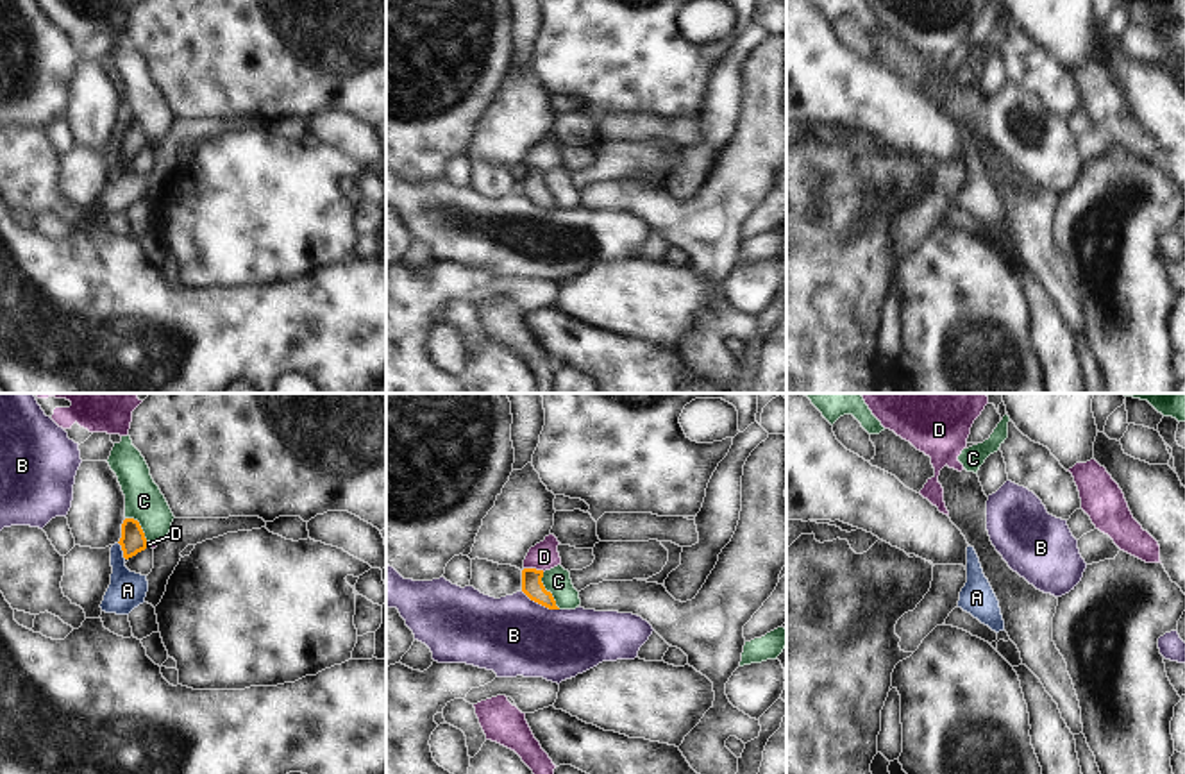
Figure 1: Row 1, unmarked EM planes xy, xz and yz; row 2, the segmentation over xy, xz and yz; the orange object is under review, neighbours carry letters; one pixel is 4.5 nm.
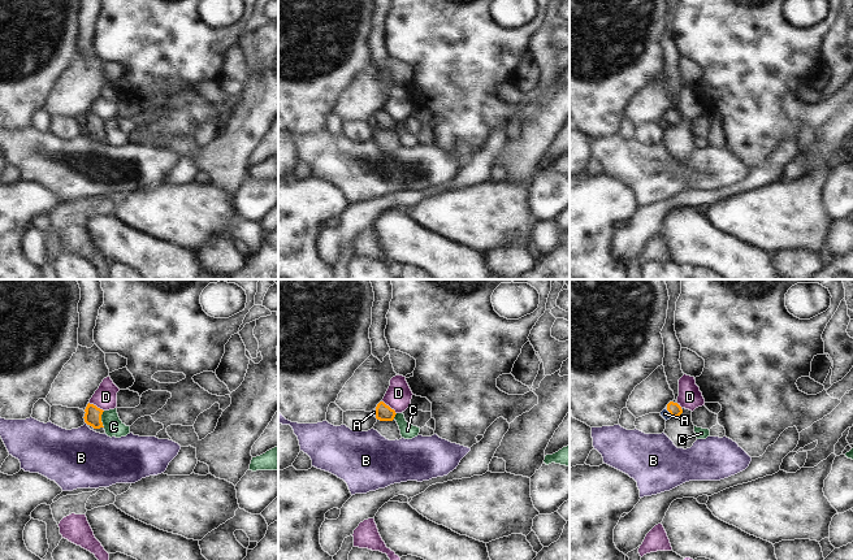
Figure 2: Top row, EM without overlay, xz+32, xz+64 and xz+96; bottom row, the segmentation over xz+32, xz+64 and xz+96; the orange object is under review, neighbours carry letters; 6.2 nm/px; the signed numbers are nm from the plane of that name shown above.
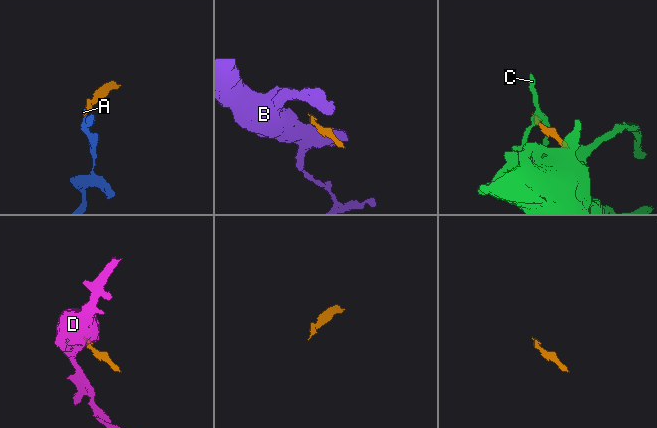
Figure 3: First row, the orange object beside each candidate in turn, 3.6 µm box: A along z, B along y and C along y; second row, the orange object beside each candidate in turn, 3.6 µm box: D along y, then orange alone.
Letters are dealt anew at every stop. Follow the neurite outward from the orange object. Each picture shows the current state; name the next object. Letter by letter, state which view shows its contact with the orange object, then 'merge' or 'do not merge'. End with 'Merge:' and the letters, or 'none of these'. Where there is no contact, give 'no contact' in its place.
A: contact in xy; do not merge
B: contact in xz; do not merge
C: contact in xz; do not merge
D: contact in xz; do not merge
Merge: none of these

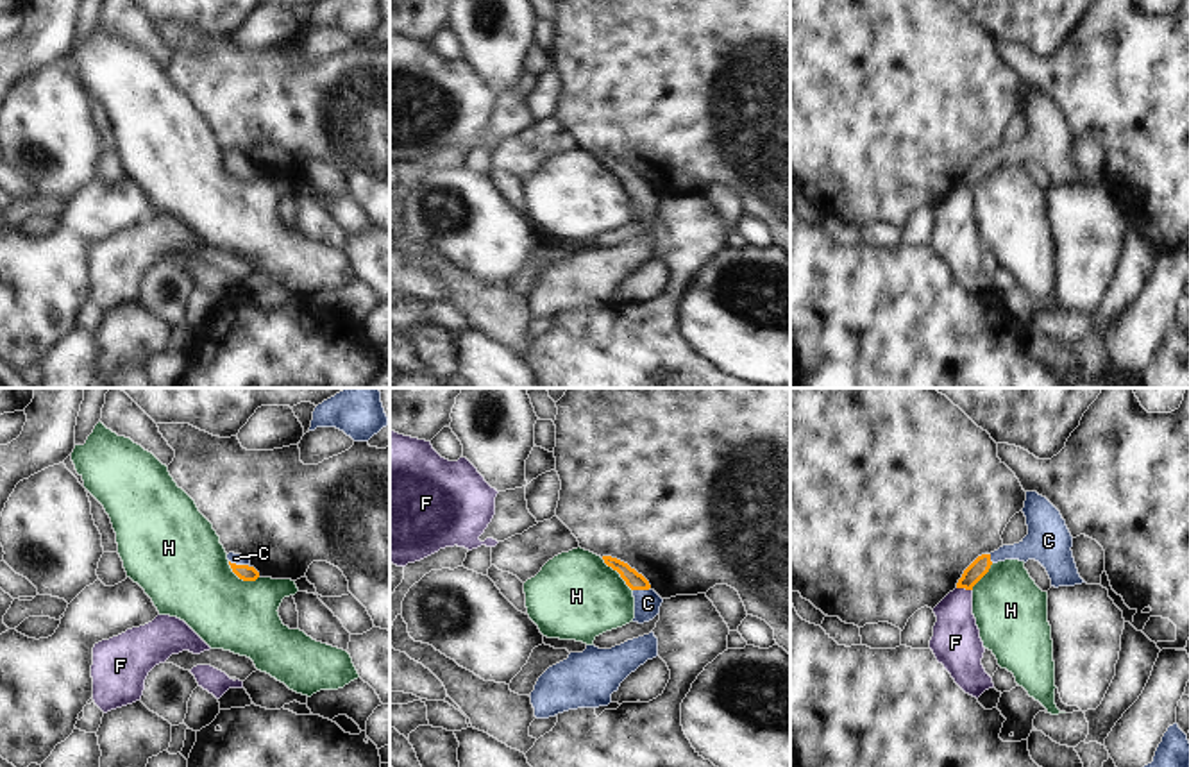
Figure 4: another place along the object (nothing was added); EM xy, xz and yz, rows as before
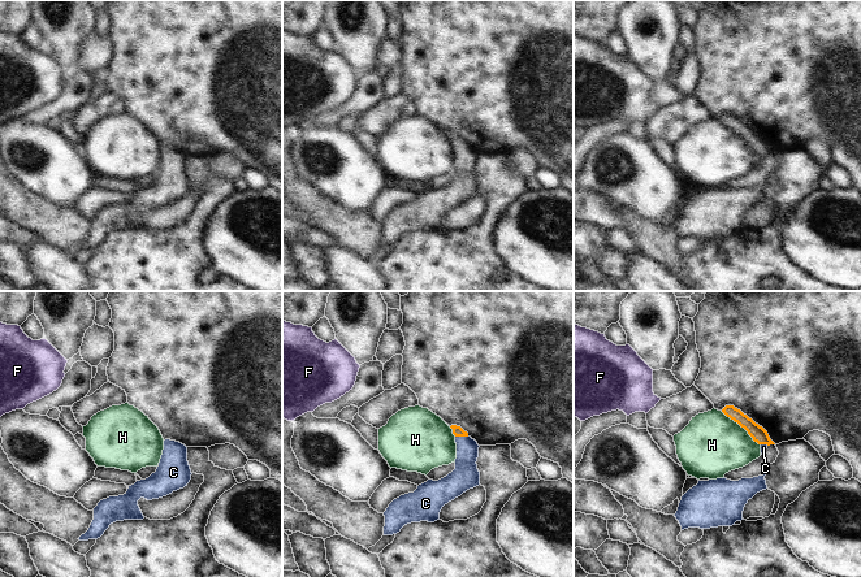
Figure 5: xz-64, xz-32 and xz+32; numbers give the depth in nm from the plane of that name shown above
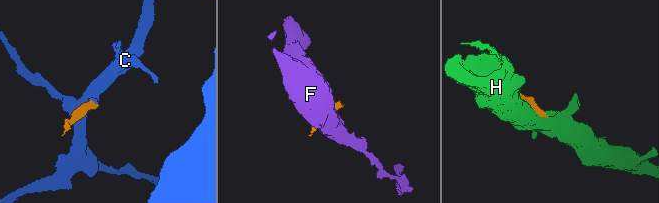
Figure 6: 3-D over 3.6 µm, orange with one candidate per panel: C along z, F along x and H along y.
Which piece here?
C: contact in xy; merge
F: contact in yz; do not merge
H: contact in xy; do not merge
Merge: C

